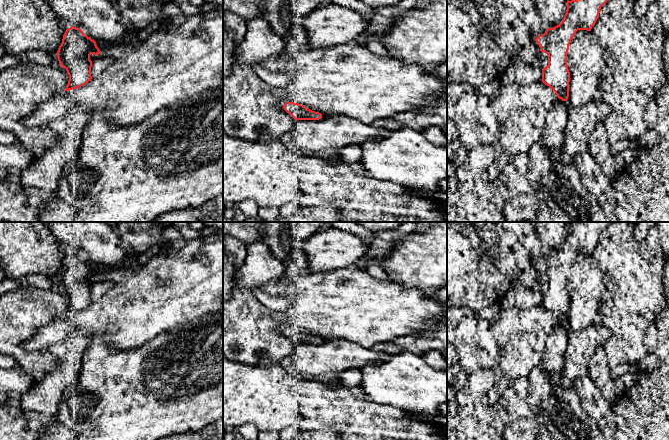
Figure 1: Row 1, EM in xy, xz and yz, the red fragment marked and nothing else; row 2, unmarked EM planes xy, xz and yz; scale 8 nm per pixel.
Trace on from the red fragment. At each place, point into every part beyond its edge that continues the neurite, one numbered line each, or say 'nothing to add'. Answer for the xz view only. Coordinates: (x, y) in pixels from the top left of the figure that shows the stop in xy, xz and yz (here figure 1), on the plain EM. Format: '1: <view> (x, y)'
nothing to add

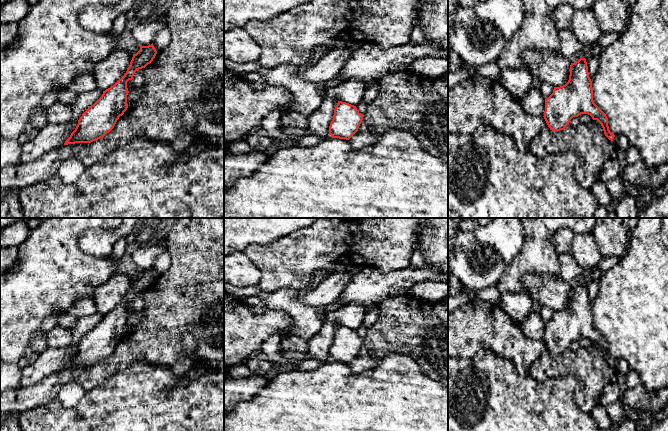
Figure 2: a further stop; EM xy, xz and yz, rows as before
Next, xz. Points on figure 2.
nothing to add

